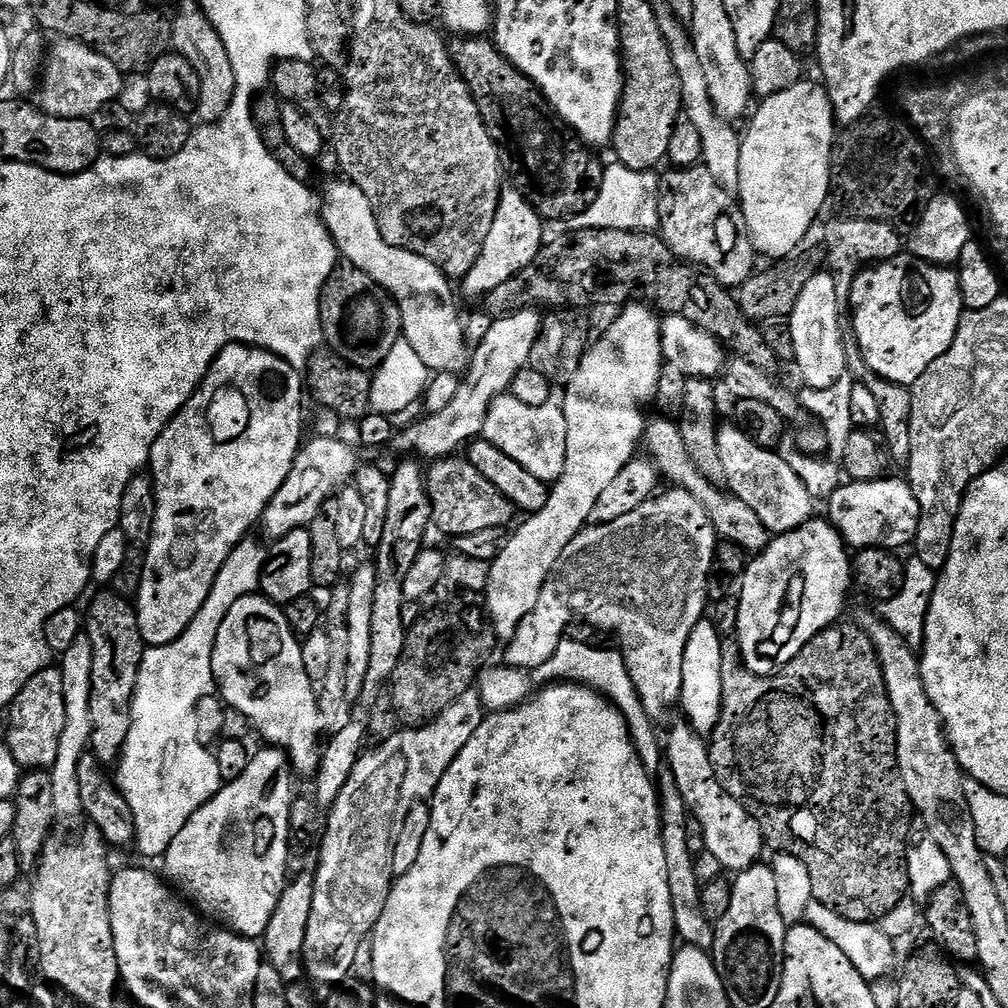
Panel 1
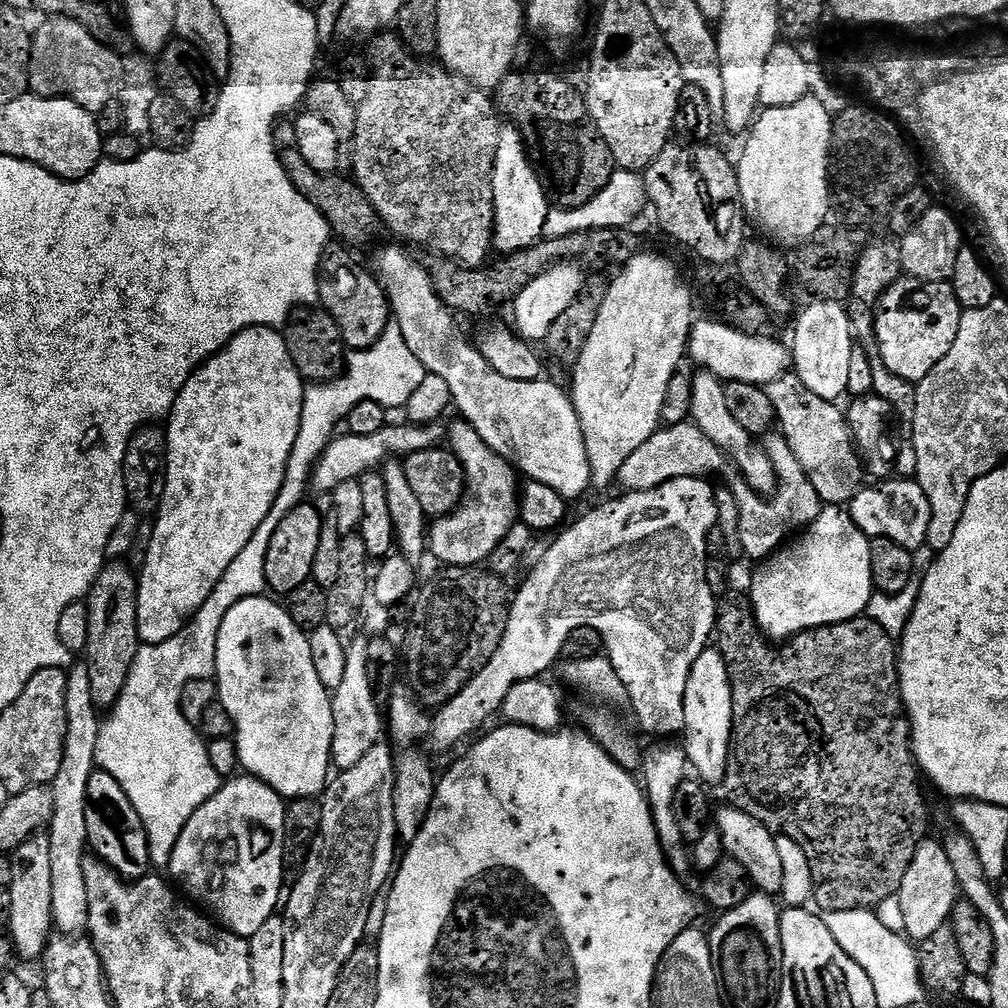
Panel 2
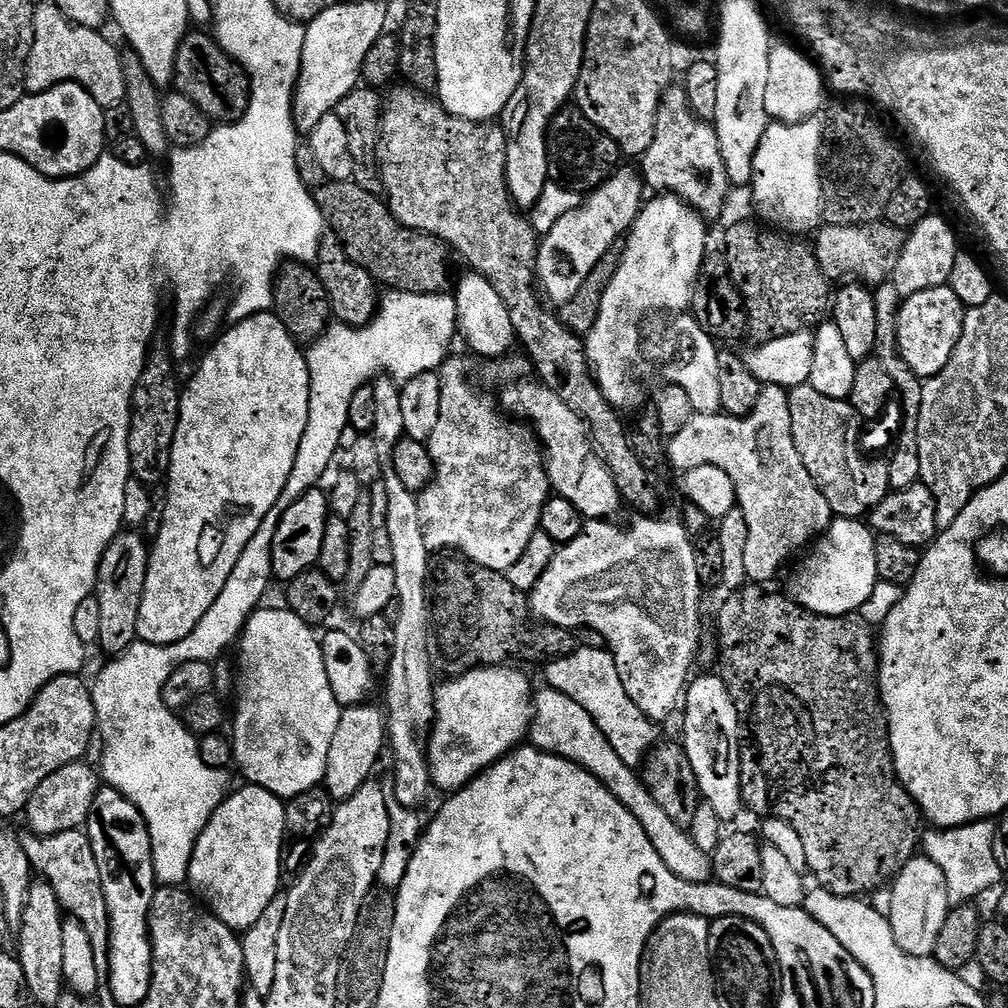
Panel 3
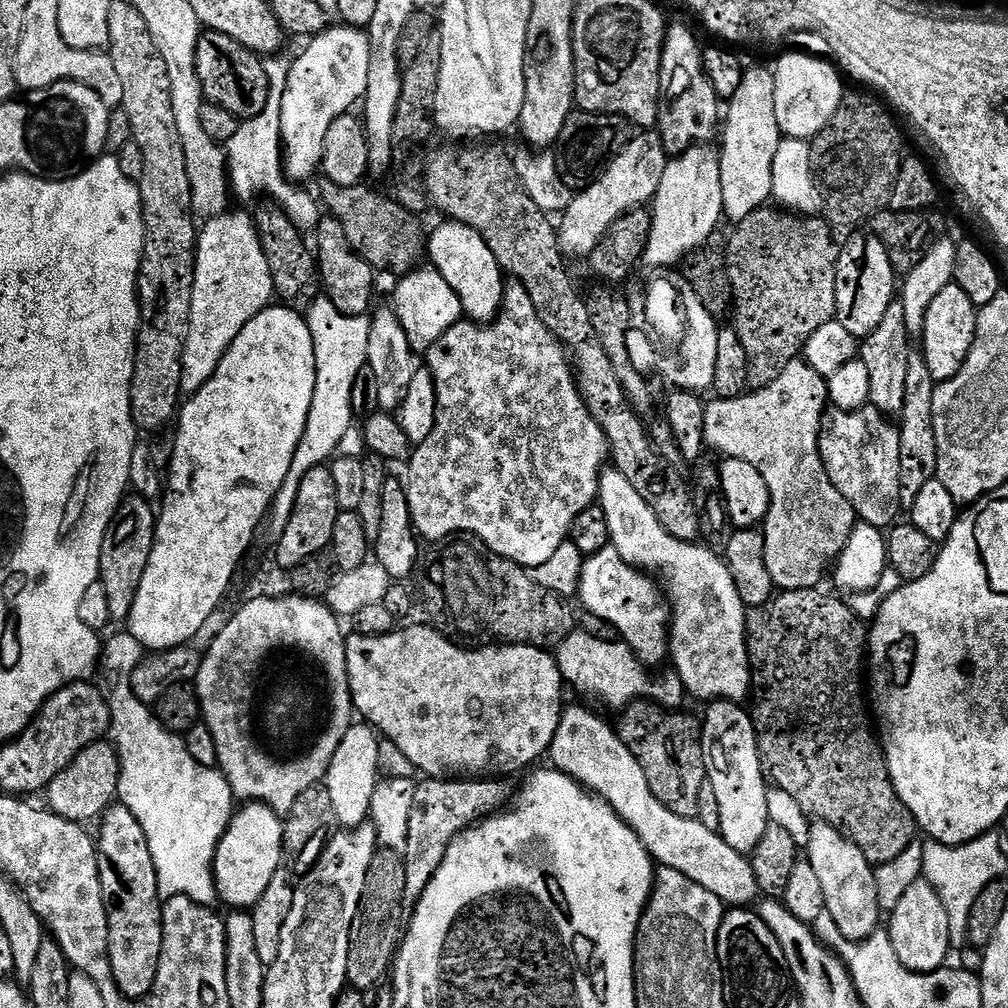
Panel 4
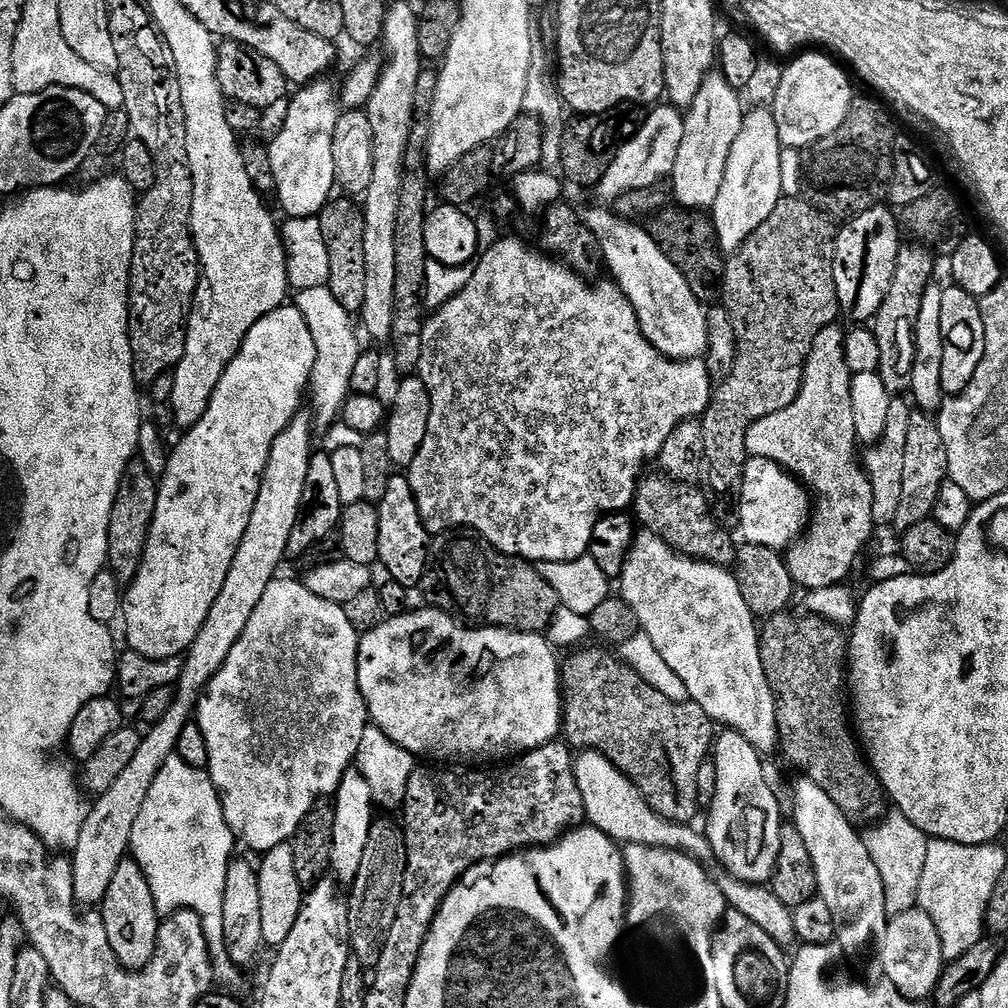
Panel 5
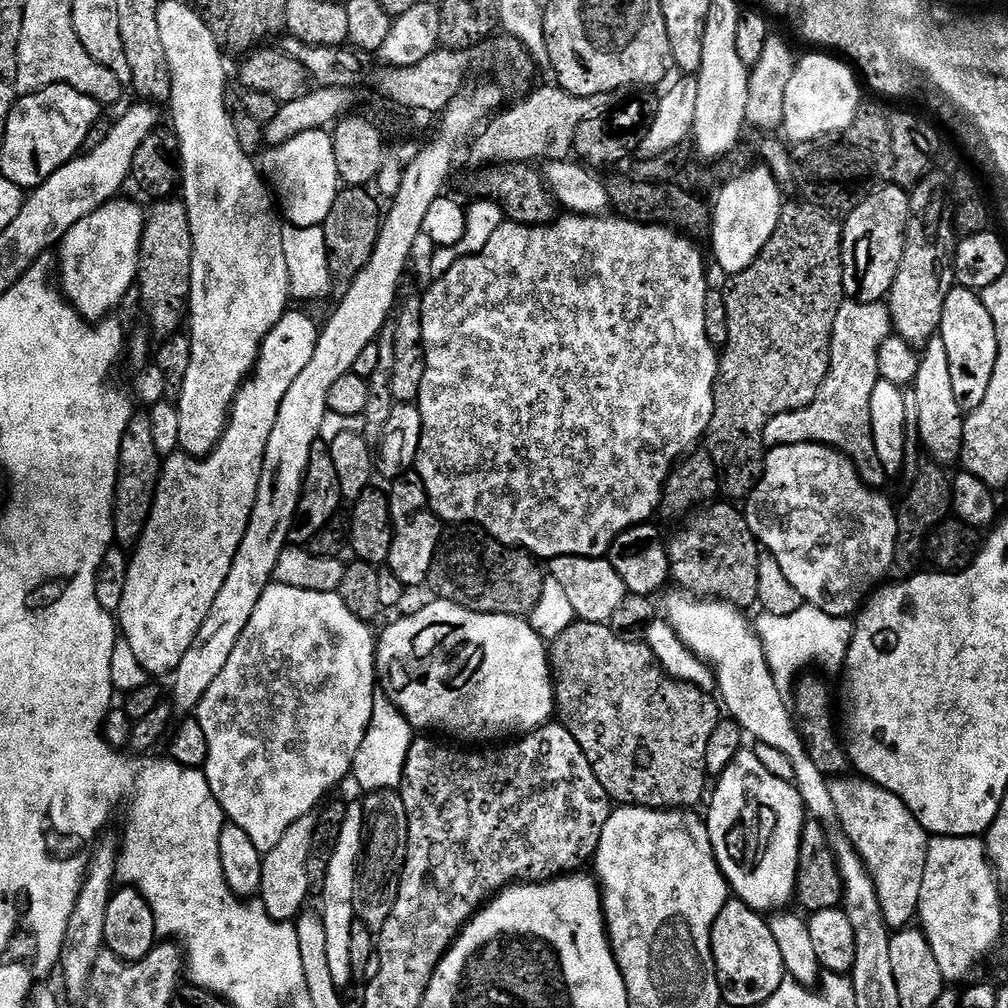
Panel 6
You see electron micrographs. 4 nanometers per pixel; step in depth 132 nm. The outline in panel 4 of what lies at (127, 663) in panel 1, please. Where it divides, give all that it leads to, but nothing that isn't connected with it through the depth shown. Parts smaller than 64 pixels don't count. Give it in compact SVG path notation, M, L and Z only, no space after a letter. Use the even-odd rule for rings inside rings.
M135 494L125 495L120 501L116 517L104 535L98 583L106 589L110 618L113 622L127 621L130 610L134 610L134 598L138 594L142 574L146 574L146 562L150 562L150 550L156 541L157 515L157 509L149 501Z

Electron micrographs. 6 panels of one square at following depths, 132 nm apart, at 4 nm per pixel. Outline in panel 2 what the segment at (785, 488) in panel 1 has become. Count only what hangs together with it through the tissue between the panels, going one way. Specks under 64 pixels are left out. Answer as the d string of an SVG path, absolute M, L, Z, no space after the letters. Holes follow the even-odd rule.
M701 371L692 376L692 414L691 423L696 424L718 446L723 450L724 455L734 465L739 475L745 482L751 486L752 491L765 498L771 498L776 495L778 481L776 471L772 468L772 463L768 461L768 455L765 454L763 447L754 445L754 438L742 426L738 426L738 421L730 414L730 409L726 407L726 394L724 393L724 384L712 376L707 371Z

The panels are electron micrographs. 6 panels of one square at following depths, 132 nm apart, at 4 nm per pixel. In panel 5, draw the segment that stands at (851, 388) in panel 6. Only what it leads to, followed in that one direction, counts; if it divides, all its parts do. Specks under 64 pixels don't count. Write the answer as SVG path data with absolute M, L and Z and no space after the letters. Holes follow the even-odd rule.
M840 326L823 328L814 338L804 363L804 381L798 398L786 410L754 422L746 434L749 456L774 462L824 499L824 512L828 516L813 511L806 531L786 552L792 583L797 589L844 584L874 531L874 490L858 452L856 456L854 402L850 402L854 373L846 362L845 335Z

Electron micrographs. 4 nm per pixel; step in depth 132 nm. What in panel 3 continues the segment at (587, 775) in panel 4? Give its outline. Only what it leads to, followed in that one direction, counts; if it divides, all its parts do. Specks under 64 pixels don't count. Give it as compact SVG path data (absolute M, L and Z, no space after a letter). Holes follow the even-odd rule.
M547 686L541 689L541 692L539 689L535 693L532 702L531 747L572 760L590 774L594 774L594 778L602 781L610 790L610 794L614 794L614 798L618 798L618 802L622 802L622 806L626 806L626 810L630 810L630 814L638 818L642 830L646 830L646 838L650 838L654 850L658 850L658 858L666 862L666 866L674 875L686 882L709 883L714 876L710 856L695 845L685 829L680 828L668 817L666 810L662 810L658 802L654 802L637 769L626 766L622 758L614 754L610 742L606 742L602 730L598 730L596 719L586 714L586 710L582 710L582 706L574 702L574 698L566 698L566 694Z

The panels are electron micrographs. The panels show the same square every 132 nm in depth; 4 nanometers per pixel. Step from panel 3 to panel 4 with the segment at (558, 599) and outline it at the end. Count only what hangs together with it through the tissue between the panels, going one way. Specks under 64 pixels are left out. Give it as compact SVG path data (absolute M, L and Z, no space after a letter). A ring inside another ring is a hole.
M611 546L603 548L597 556L585 559L584 569L580 575L578 600L584 603L583 611L607 620L616 628L623 643L632 649L641 664L653 666L652 664L660 664L663 660L665 663L669 659L669 601L662 598L657 581L651 575L629 566L620 557L616 548Z

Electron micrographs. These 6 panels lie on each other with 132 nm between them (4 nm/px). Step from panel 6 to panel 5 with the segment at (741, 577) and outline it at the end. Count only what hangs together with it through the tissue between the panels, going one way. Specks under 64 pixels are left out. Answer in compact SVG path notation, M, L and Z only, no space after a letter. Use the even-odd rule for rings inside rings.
M660 474L655 475L645 475L640 483L636 485L635 519L639 523L641 520L644 523L643 527L647 531L654 533L658 538L662 538L671 548L681 552L684 556L689 556L691 560L704 560L707 564L718 564L721 566L735 565L737 541L732 541L731 534L716 521L716 516L712 513L712 508L708 505L707 498L699 492L701 489L691 484L679 484Z

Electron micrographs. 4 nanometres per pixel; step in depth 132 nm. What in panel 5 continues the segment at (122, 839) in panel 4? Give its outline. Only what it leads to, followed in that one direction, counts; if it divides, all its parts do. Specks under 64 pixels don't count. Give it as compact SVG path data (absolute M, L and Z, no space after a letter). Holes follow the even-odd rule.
M125 858L114 870L114 878L110 878L110 890L106 890L102 915L106 938L110 938L110 950L114 950L120 965L133 970L147 966L150 958L154 958L162 917L156 911L150 882L146 882L146 874L142 874L136 860Z

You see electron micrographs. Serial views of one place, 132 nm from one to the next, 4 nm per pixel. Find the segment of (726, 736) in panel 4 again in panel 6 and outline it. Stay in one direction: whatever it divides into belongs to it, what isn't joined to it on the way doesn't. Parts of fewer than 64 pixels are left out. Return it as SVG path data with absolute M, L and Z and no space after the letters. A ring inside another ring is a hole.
M741 750L715 784L716 789L713 792L711 789L710 792L712 805L708 808L706 823L720 873L728 881L729 889L734 893L735 899L758 913L772 914L787 909L796 894L800 843L806 819L800 791L793 781L774 778L774 774L770 774L770 770L758 762L755 751L752 750Z

